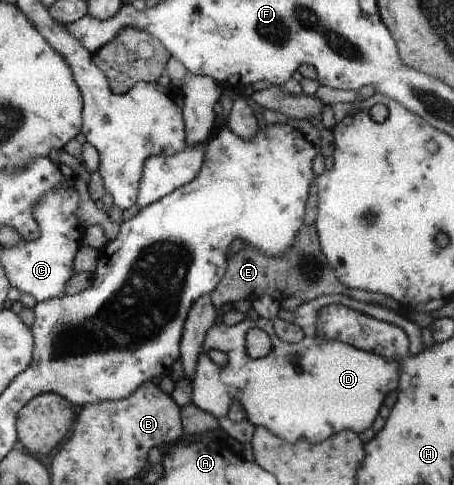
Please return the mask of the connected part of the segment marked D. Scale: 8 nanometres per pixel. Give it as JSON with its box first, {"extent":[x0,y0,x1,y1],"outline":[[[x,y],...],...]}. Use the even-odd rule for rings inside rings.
{"extent":[191,295,426,443],"outline":[[[348,295],[321,296],[303,302],[295,311],[284,308],[278,311],[279,319],[299,325],[303,330],[303,341],[295,345],[283,343],[275,334],[273,321],[263,317],[257,320],[246,317],[233,326],[220,321],[209,327],[191,380],[193,404],[219,420],[228,415],[232,403],[237,401],[245,412],[245,419],[251,421],[254,427],[265,427],[291,443],[303,439],[307,439],[309,443],[321,443],[343,429],[351,429],[355,433],[367,431],[377,419],[387,393],[398,389],[399,369],[391,359],[383,359],[379,355],[375,357],[373,353],[355,349],[341,341],[317,343],[317,315],[323,307],[331,304],[348,307],[363,315],[375,315],[375,319],[380,322],[402,329],[408,337],[411,355],[420,354],[426,349],[421,339],[421,327],[404,313],[381,305],[369,305],[366,301],[354,300]],[[253,327],[263,329],[271,339],[271,353],[267,357],[254,359],[247,353],[245,335]],[[209,349],[223,352],[227,356],[226,365],[220,366],[213,362],[206,354]]]}

